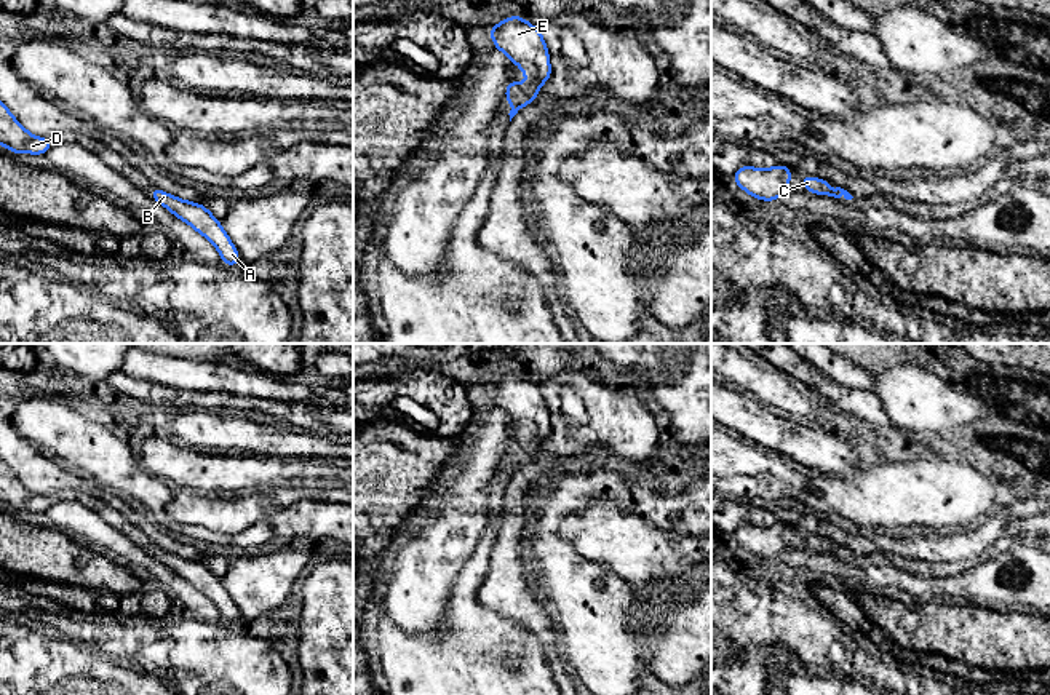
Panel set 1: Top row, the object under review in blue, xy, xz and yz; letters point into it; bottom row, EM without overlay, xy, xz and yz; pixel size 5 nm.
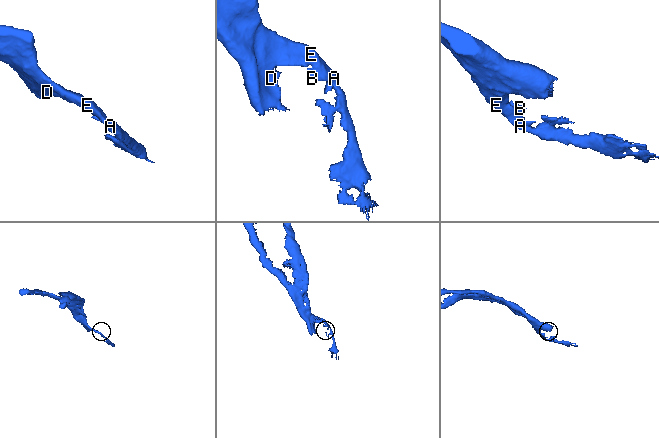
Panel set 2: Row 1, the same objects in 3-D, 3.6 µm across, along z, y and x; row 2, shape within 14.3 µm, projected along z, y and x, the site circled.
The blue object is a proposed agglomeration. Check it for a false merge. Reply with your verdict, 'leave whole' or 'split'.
leave whole

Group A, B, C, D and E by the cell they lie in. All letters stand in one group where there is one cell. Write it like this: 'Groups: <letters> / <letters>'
Groups: A B C D E

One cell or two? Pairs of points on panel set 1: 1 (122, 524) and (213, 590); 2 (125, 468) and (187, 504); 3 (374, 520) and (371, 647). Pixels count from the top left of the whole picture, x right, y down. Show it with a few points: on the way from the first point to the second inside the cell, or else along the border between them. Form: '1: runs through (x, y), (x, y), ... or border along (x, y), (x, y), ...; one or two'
1: runs through (144, 542), (157, 553), (190, 571); one
2: border along (173, 491), (173, 496), (165, 504); two
3: border along (373, 590), (369, 596); two

